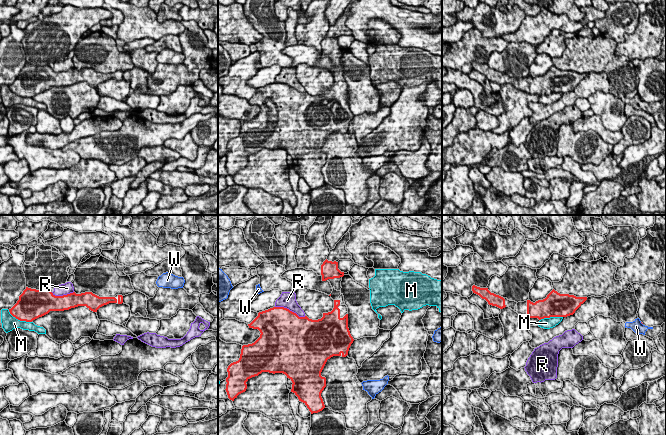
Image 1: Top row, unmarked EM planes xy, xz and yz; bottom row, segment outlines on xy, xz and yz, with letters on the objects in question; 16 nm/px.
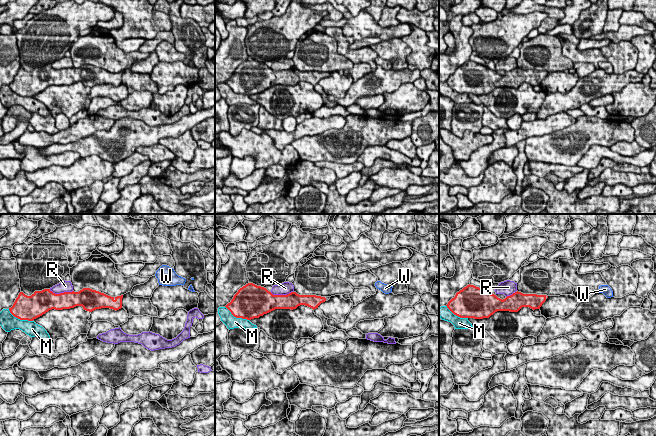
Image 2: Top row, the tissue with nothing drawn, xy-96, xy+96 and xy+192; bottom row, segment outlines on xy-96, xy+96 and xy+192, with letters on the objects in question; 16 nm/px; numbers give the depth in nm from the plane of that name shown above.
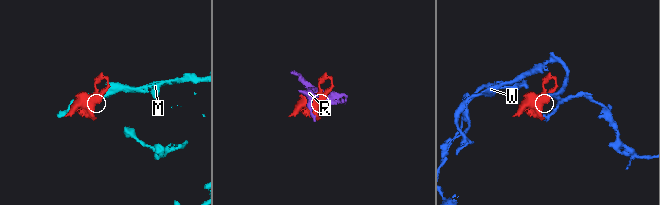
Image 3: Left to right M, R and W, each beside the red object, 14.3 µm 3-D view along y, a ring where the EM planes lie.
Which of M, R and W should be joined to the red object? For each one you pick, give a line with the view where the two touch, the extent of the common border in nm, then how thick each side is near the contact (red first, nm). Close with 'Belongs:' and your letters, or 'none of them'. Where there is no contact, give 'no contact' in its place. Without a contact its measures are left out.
Belongs: none of them

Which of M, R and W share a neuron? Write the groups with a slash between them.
M / R / W

